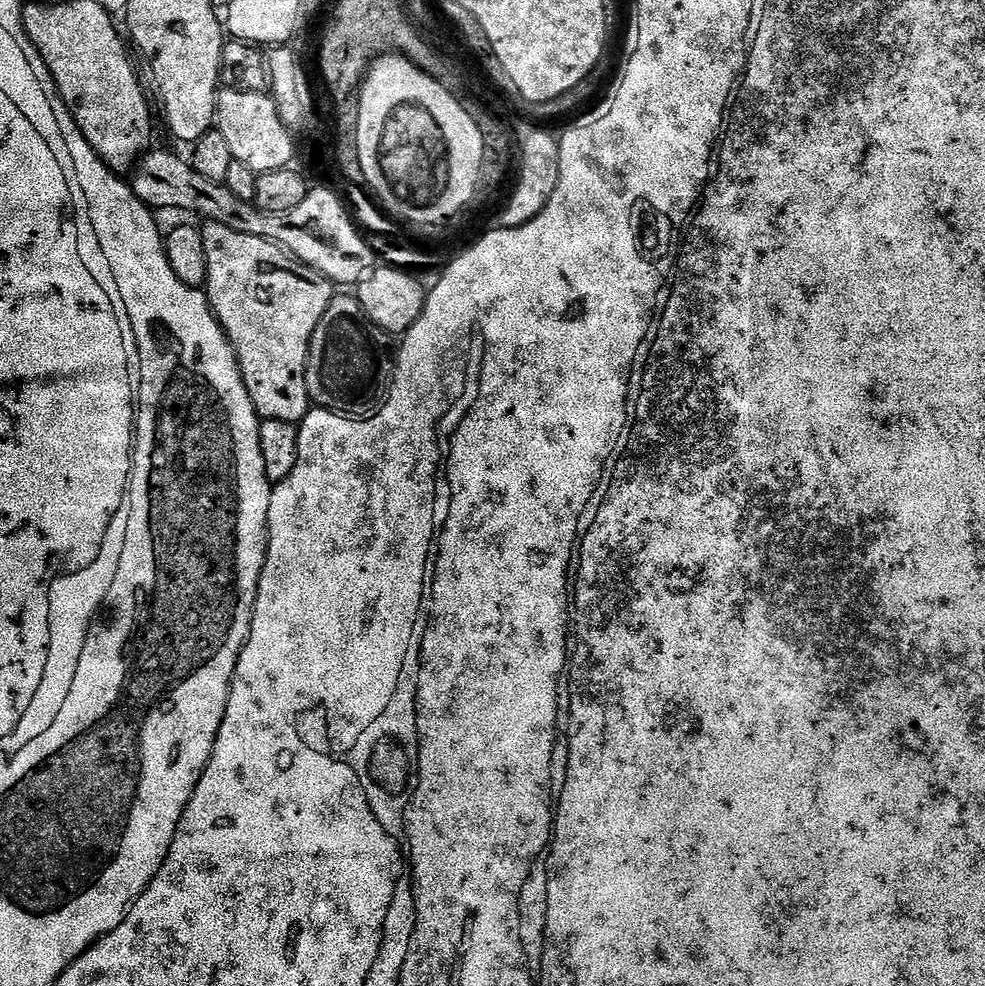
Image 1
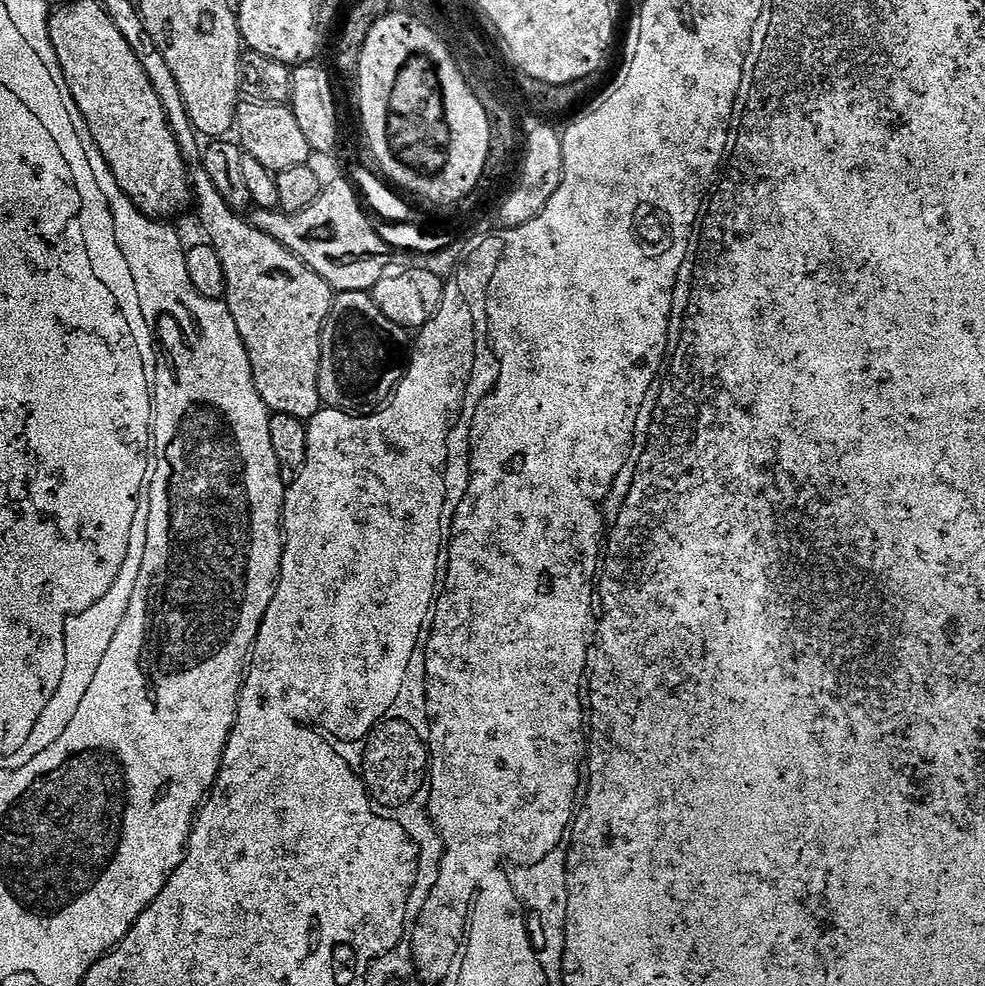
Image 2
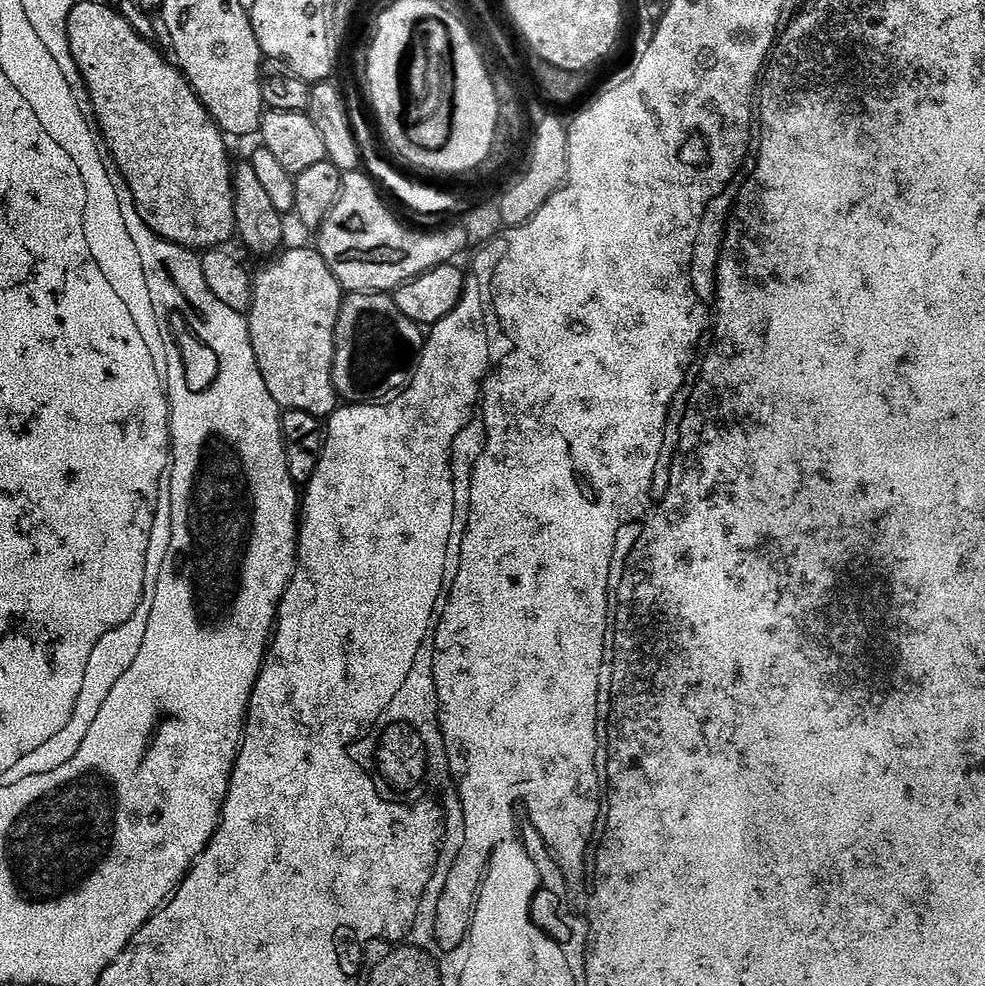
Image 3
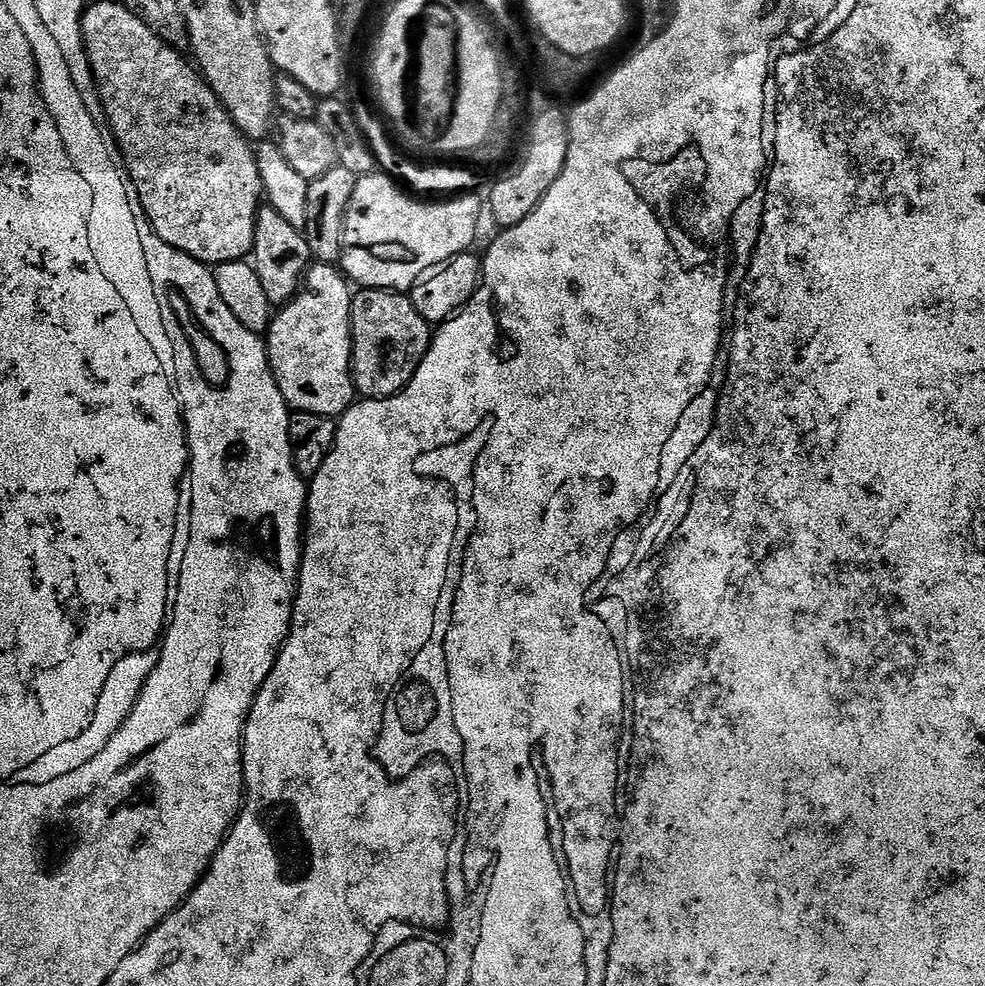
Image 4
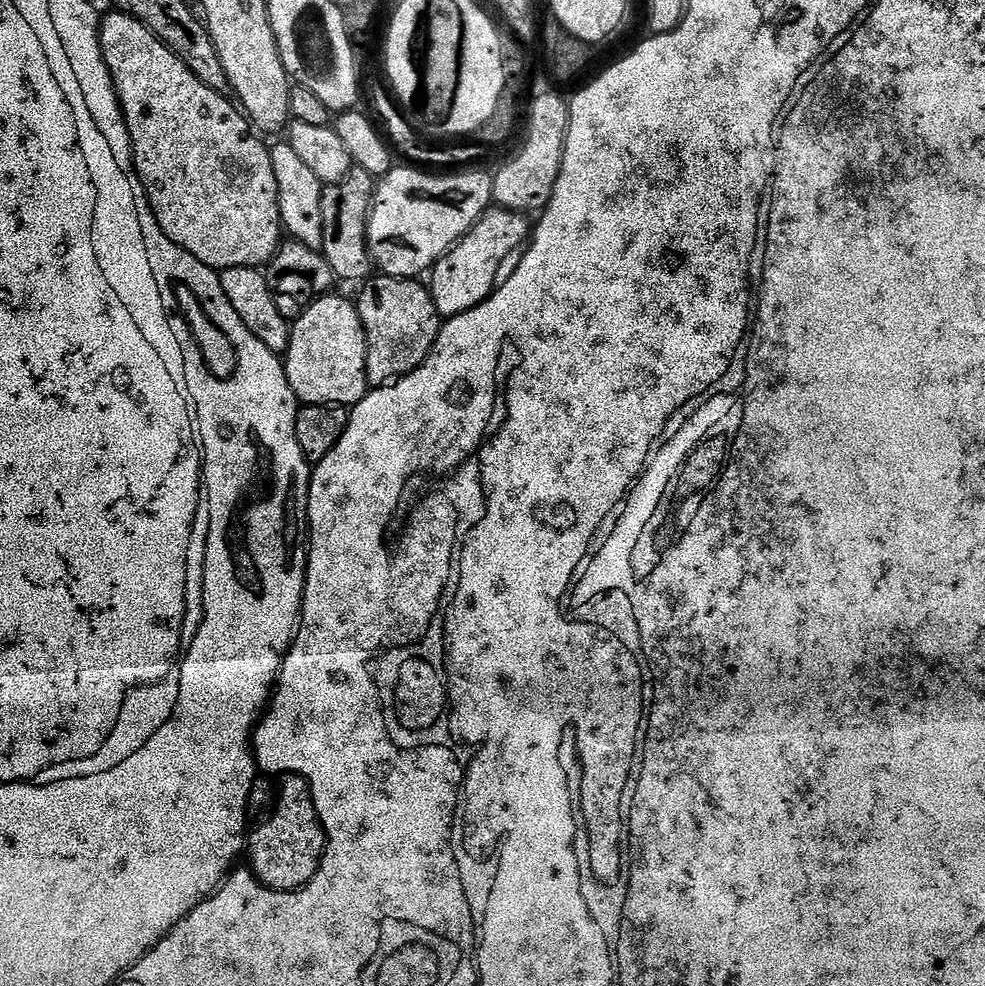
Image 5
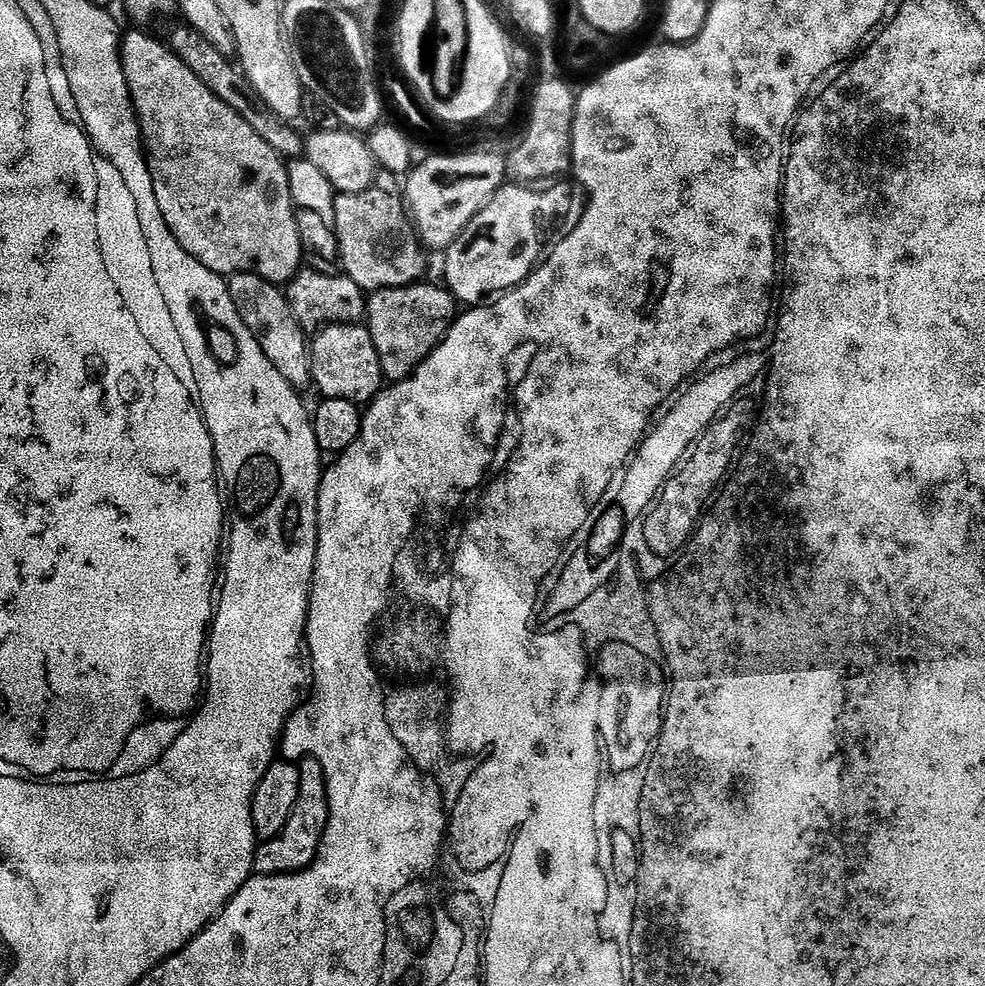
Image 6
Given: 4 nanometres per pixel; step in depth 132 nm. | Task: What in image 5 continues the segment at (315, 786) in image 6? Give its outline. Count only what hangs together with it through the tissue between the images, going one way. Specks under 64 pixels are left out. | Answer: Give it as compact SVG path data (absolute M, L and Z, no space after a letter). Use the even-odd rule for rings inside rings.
M294 774L287 775L283 780L285 781L282 786L279 785L277 791L273 810L260 822L262 824L251 829L246 840L246 852L247 855L250 854L249 869L260 884L275 892L295 892L312 881L314 874L320 869L327 836L317 806L314 804L308 780L304 776Z

